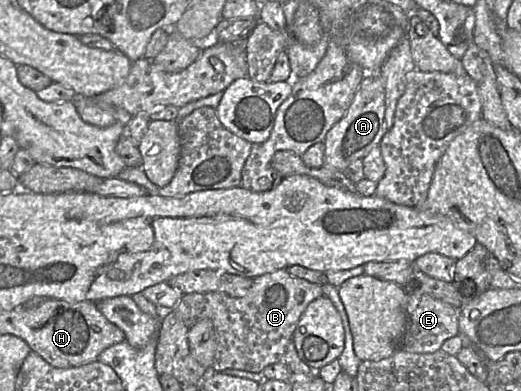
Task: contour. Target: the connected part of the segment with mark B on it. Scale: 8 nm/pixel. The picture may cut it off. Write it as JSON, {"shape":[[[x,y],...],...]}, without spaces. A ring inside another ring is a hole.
{"shape":[[[280,269],[254,278],[252,286],[243,297],[232,298],[217,292],[183,294],[171,311],[174,311],[189,329],[202,319],[212,320],[217,346],[210,371],[223,372],[228,369],[238,369],[261,373],[271,364],[284,362],[286,347],[292,340],[300,317],[307,306],[321,296],[324,296],[322,286],[294,277],[286,269]]]}

